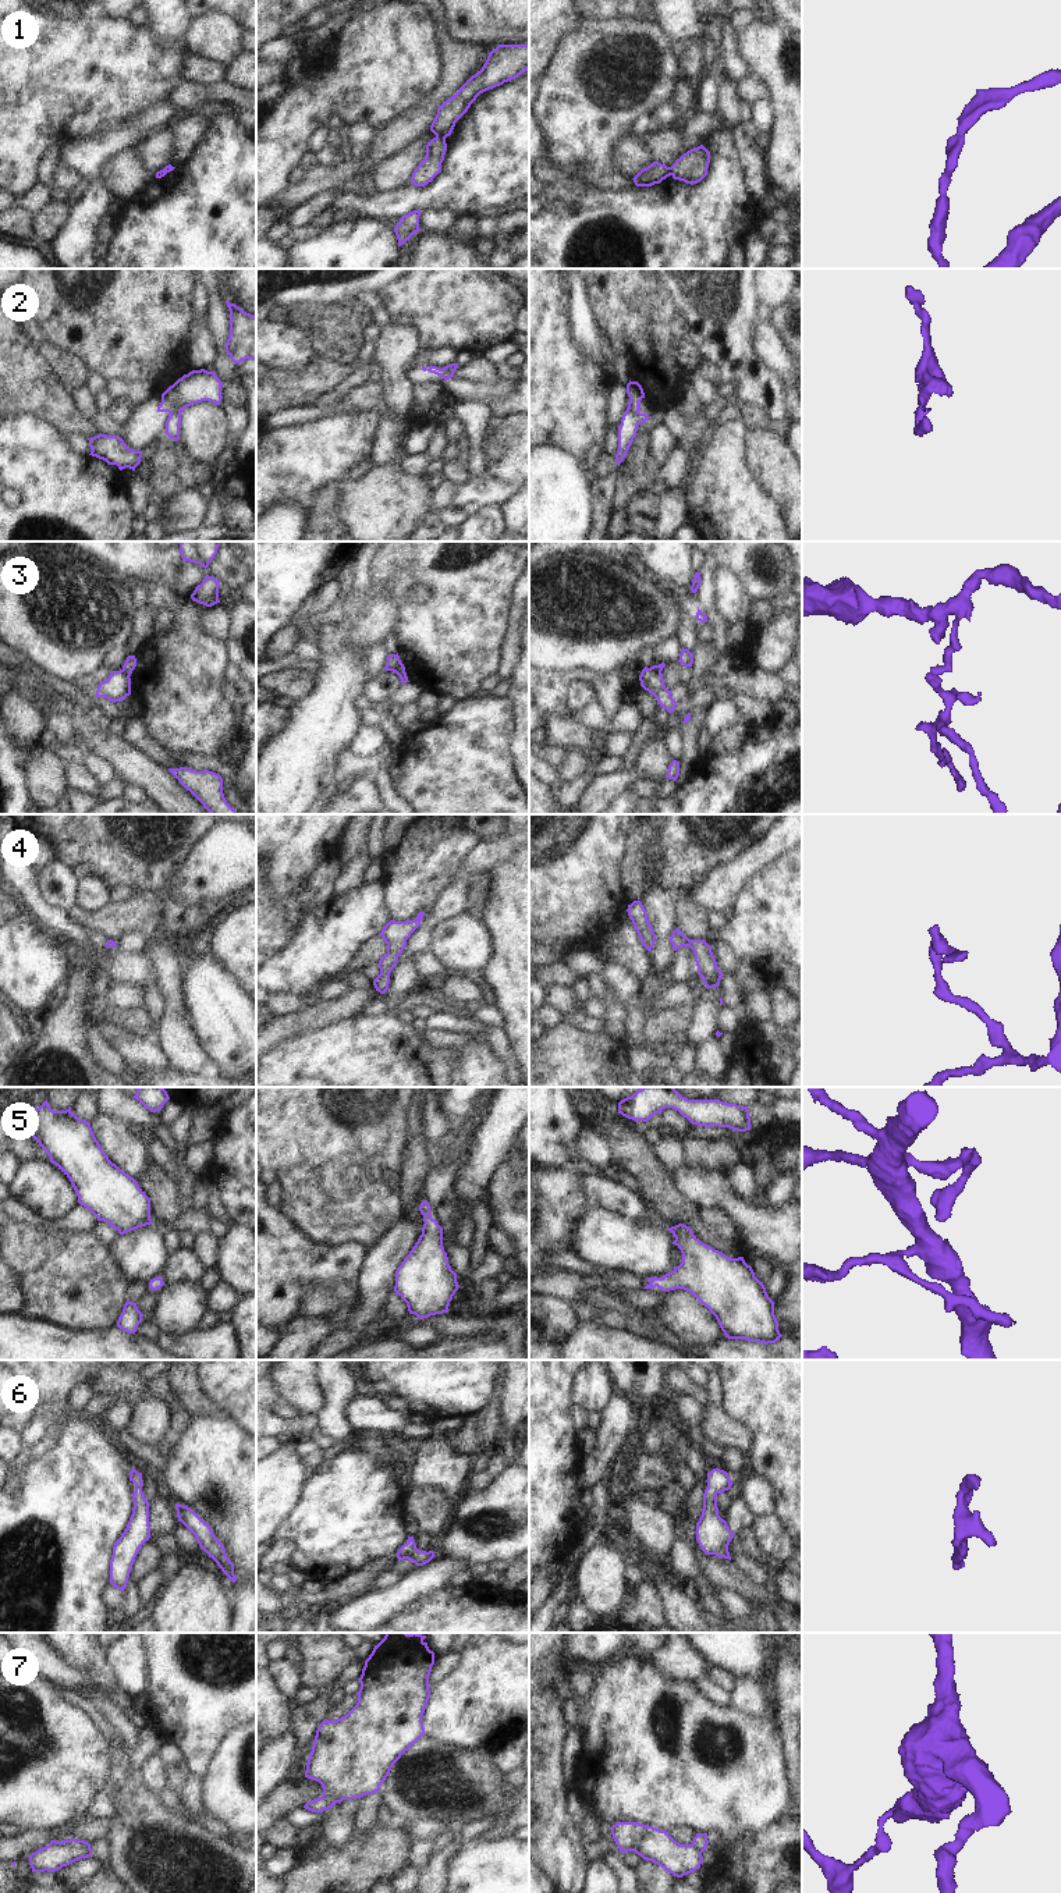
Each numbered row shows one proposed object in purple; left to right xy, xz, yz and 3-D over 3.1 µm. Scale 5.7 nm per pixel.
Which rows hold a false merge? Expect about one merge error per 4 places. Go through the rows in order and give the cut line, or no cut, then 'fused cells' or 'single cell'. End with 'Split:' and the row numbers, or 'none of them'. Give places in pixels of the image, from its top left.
1: cut in xz along (436, 135), (444, 138); fused cells
2: cut in yz along (628, 407), (639, 412); fused cells
3: cut in xz along (400, 660), (394, 671); fused cells
4: no cut; single cell
5: no cut; single cell
6: no cut; single cell
7: cut in xz along (322, 1794), (329, 1796), (334, 1803); fused cells
Split: 1, 2, 3, 7

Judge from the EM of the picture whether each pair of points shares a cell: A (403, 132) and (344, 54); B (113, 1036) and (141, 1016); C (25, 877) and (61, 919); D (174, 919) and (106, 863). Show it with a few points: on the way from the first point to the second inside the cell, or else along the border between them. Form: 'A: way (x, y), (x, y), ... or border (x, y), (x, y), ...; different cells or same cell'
A: border (421, 100), (400, 112), (375, 131); different cells
B: border (102, 1022), (146, 1037); different cells
C: way (27, 890), (31, 898), (49, 916); same cell
D: way (164, 899), (131, 863), (126, 863); same cell

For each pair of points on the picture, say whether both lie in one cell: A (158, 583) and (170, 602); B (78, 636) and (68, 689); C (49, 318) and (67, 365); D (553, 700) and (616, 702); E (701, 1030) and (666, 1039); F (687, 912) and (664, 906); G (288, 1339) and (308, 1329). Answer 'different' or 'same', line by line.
A: same
B: different
C: different
D: same
E: different
F: different
G: same

